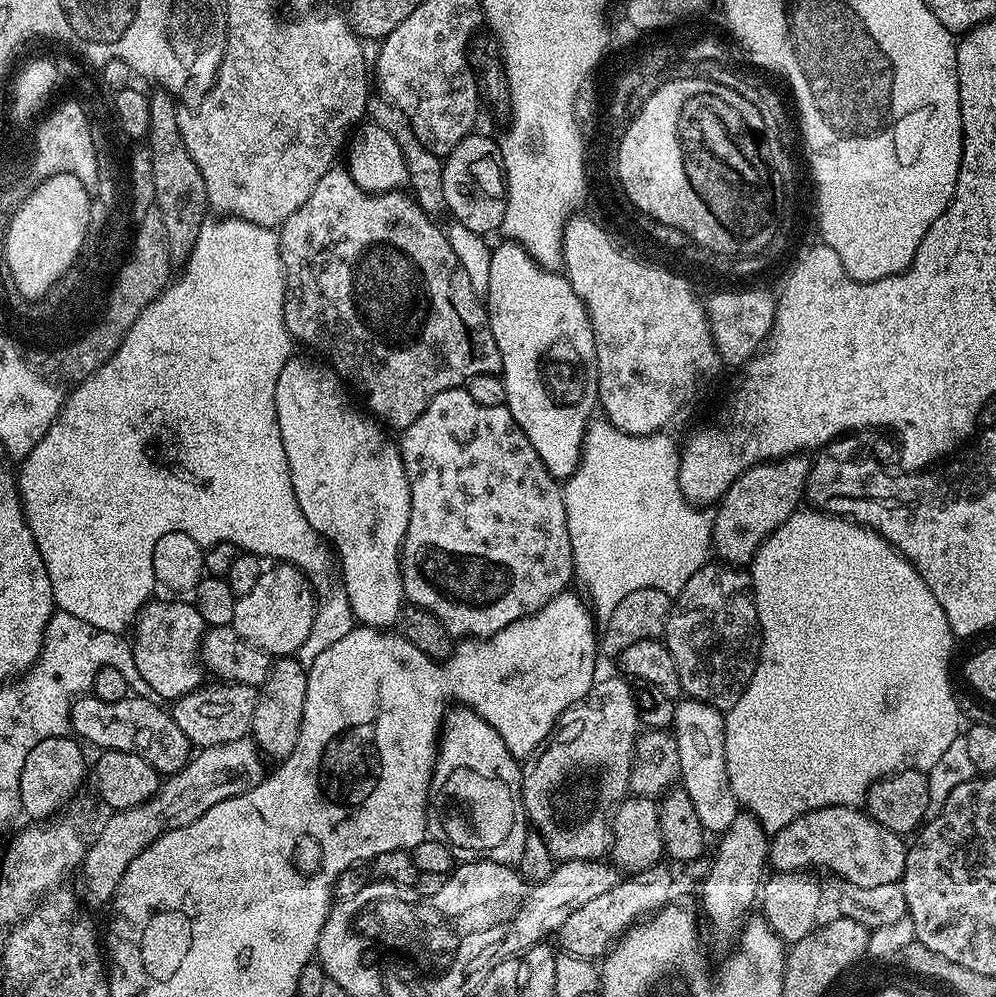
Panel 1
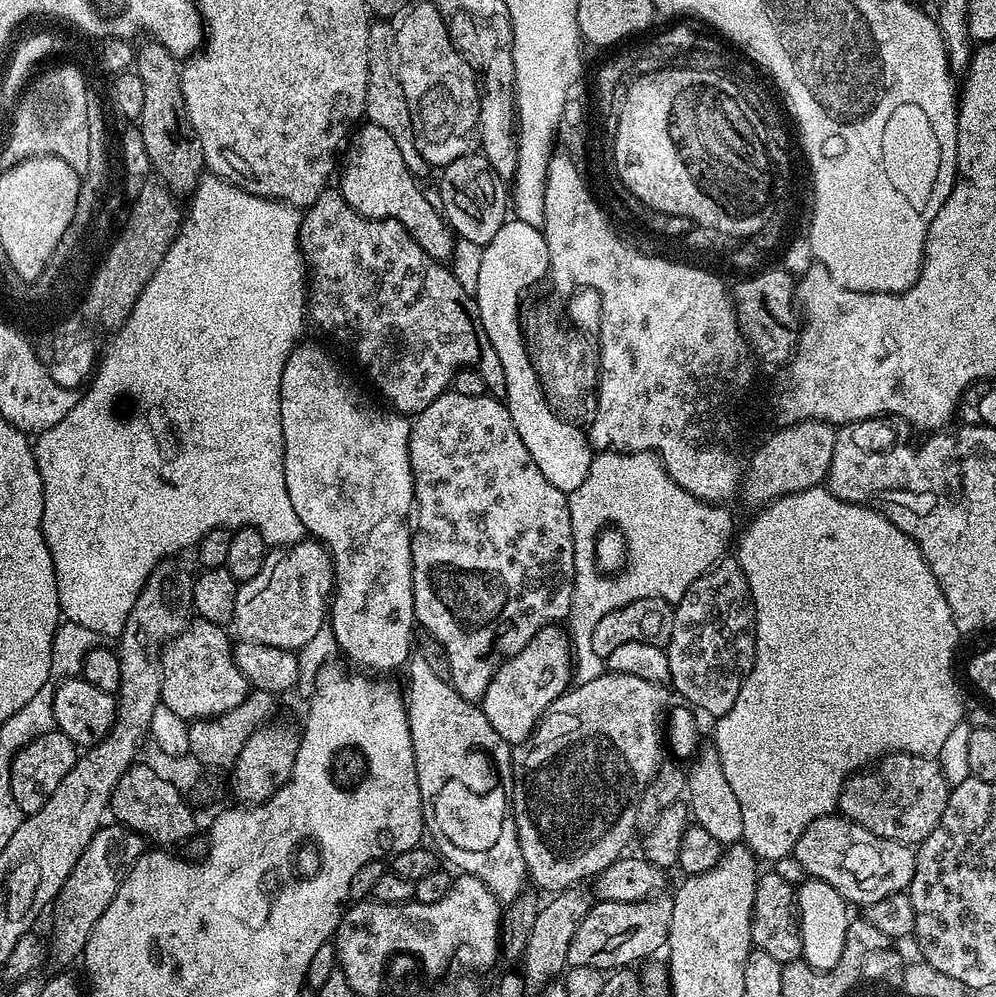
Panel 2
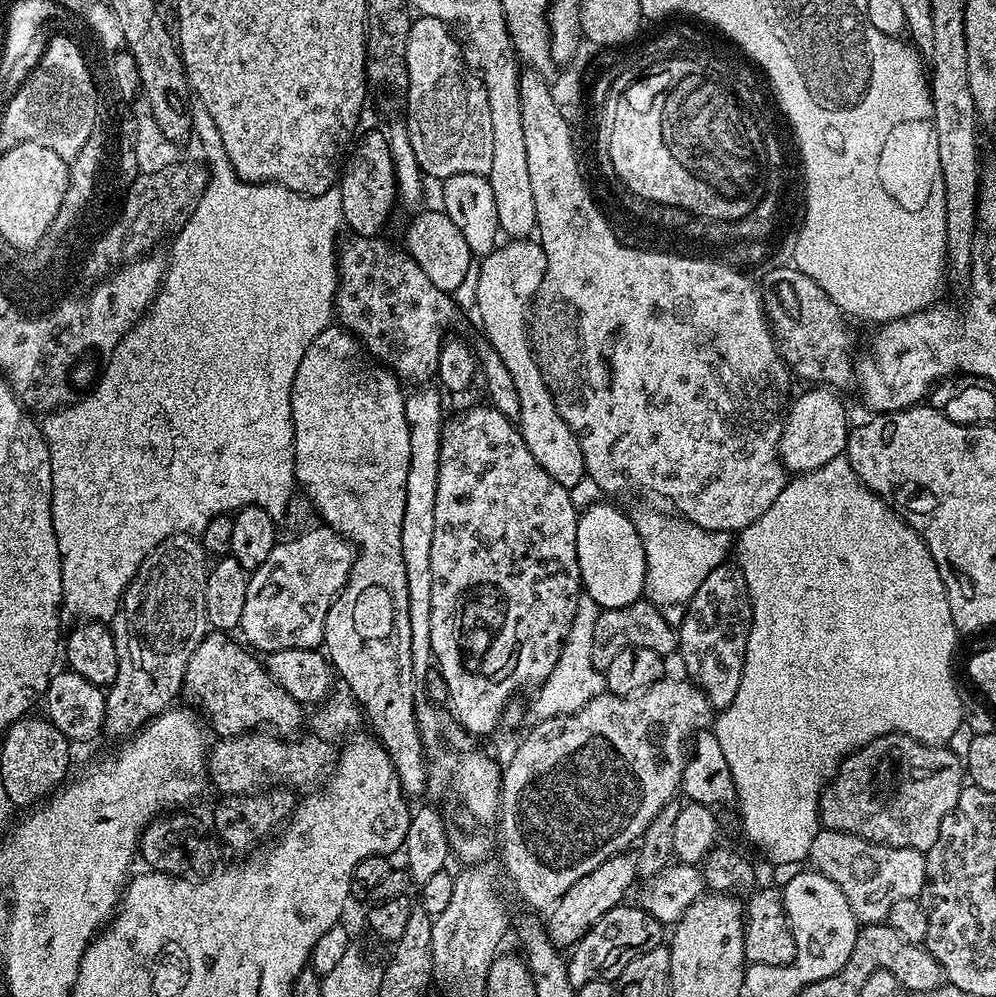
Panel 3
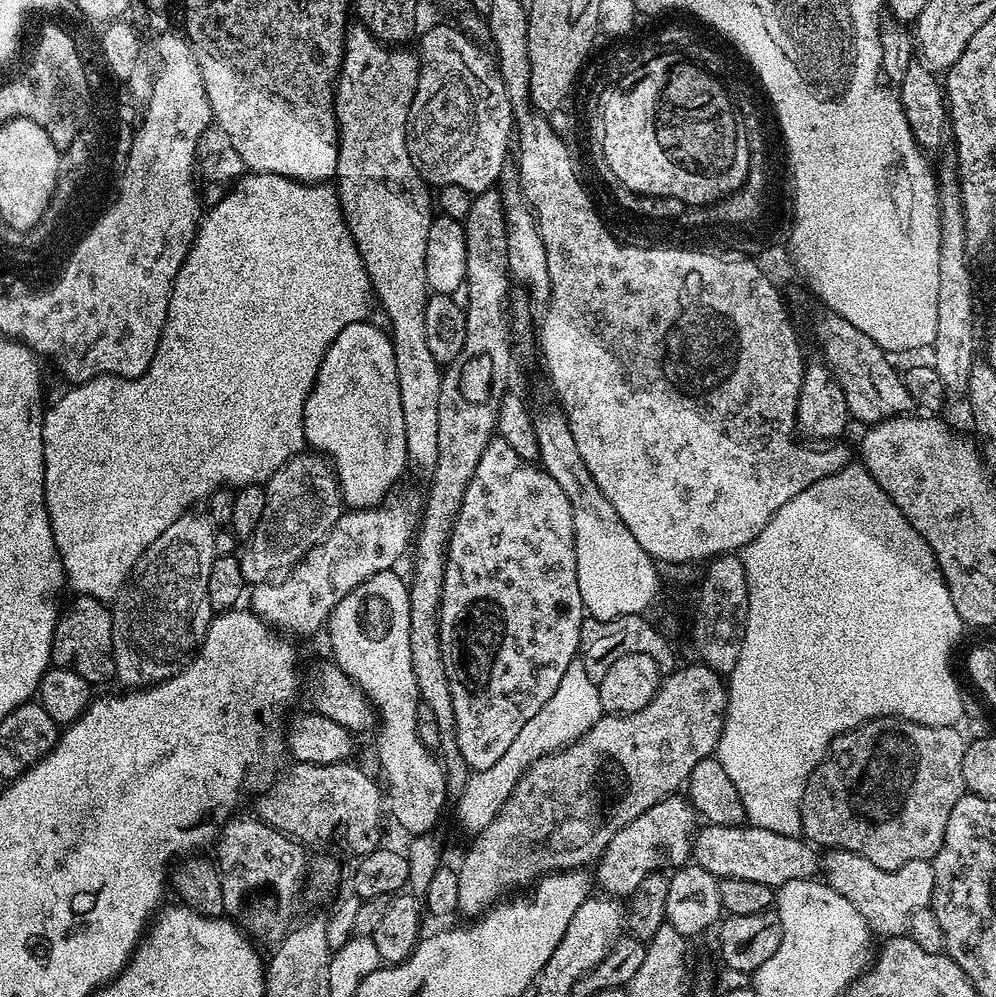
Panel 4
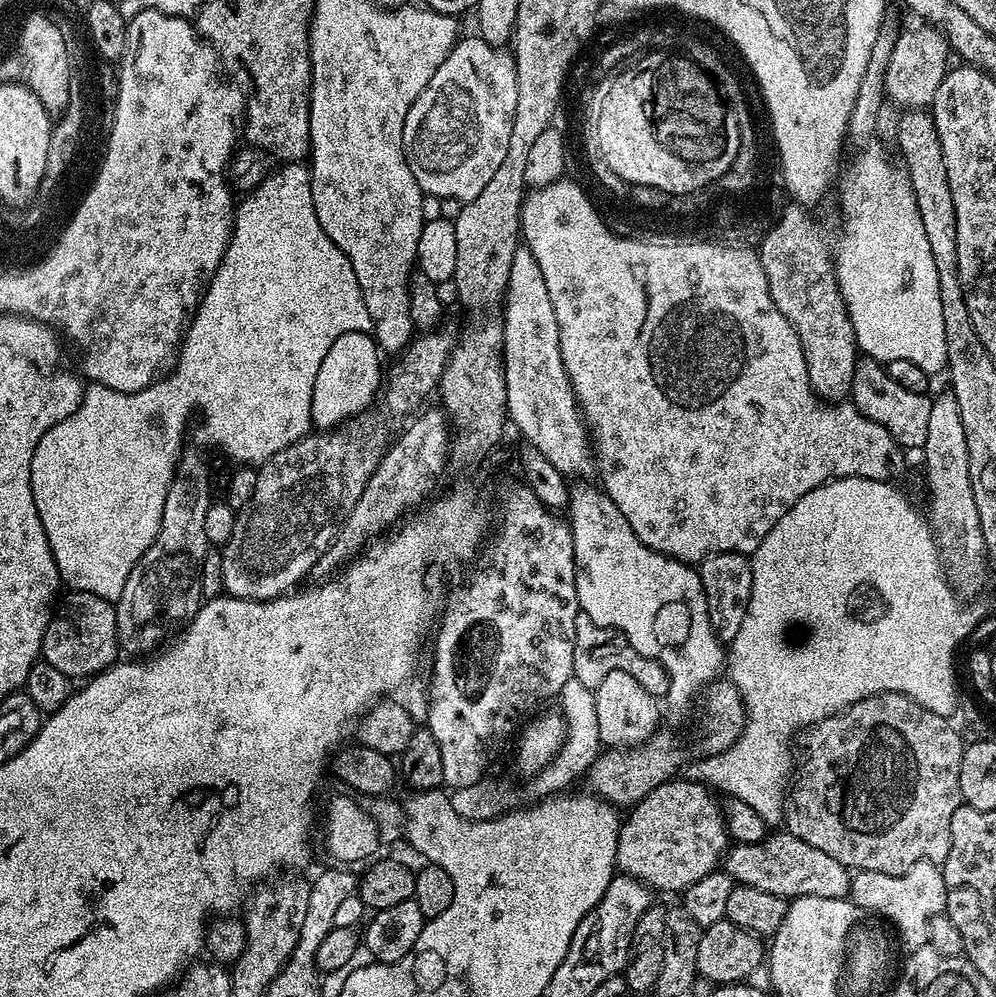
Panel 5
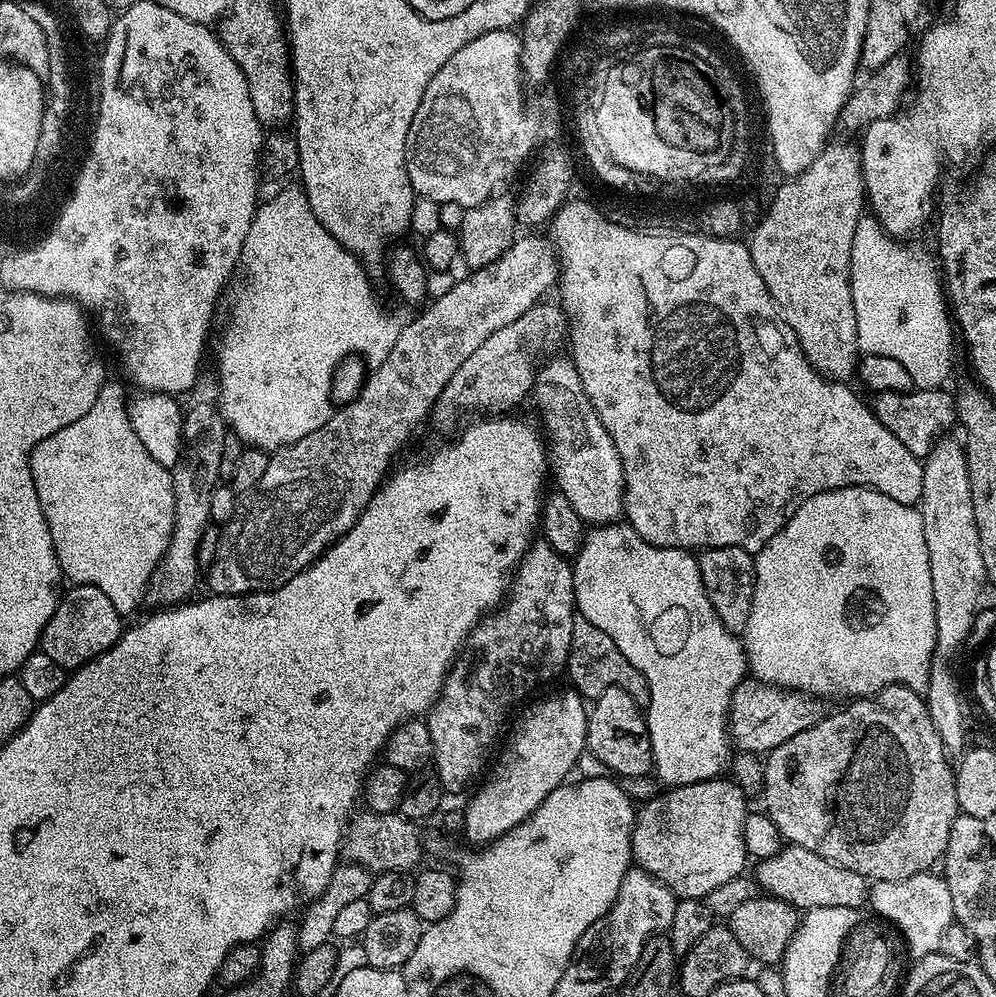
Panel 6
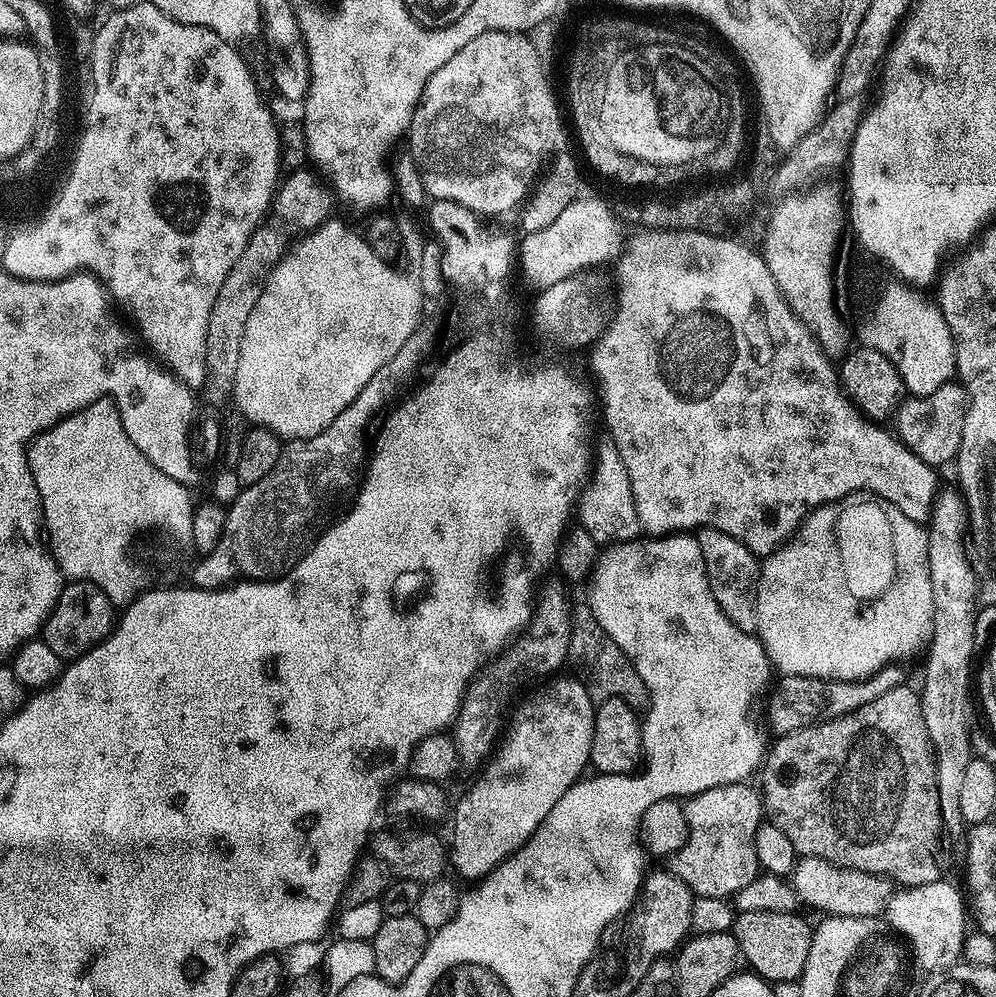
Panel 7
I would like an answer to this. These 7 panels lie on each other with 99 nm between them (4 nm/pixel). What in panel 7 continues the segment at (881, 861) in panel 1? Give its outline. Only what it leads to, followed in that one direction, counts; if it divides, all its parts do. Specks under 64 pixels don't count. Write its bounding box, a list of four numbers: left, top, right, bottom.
[886,878,966,974]

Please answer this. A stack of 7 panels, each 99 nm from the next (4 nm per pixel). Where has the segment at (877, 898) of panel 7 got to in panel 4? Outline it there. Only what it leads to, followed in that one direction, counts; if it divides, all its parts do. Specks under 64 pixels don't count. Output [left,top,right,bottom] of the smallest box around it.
[690,823,817,890]

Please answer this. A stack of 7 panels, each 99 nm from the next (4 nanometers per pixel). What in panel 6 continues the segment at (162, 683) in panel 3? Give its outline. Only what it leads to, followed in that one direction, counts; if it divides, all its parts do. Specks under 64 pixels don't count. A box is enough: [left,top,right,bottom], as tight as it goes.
[146,438,222,606]

